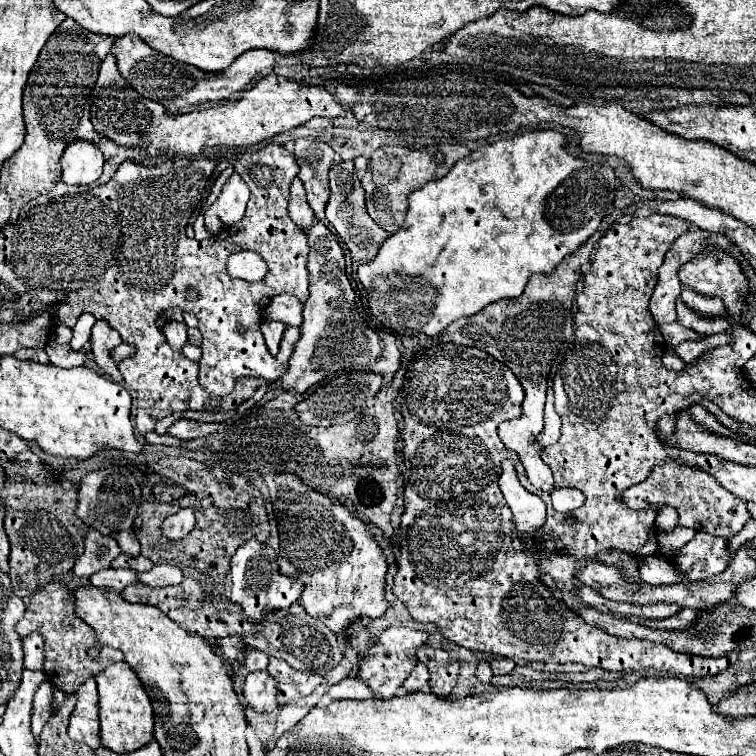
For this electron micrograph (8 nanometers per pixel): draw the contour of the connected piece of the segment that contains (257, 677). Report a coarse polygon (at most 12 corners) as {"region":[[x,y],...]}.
{"region":[[266,671],[244,681],[244,701],[258,713],[278,707],[278,681]]}

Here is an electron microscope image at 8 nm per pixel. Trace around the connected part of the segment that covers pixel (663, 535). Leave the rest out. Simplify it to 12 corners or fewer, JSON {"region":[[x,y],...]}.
{"region":[[678,525],[658,531],[662,547],[680,549],[696,531]]}

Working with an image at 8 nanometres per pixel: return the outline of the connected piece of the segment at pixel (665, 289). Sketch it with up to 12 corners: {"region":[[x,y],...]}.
{"region":[[656,283],[650,313],[658,325],[676,321],[680,283]]}

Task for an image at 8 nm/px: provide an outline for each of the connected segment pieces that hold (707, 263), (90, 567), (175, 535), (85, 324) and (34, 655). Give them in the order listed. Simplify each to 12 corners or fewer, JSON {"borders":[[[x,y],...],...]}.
{"borders":[[[712,247],[678,269],[682,285],[720,297],[734,317],[750,283],[730,253]],[[96,529],[74,565],[78,577],[110,569],[120,555],[114,537]],[[180,509],[162,521],[168,541],[184,539],[196,525],[194,511]],[[82,313],[72,327],[72,349],[90,341],[96,317]],[[28,635],[24,643],[24,667],[44,667],[42,635]]]}

